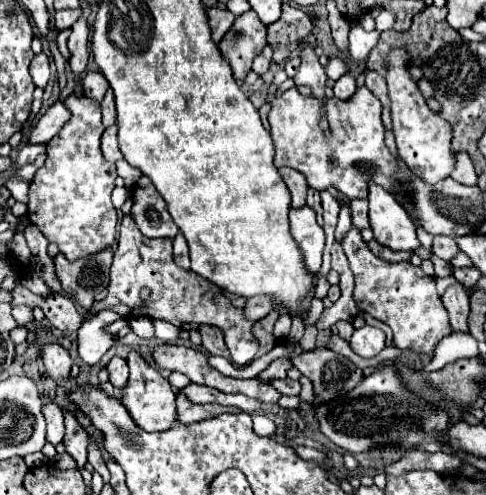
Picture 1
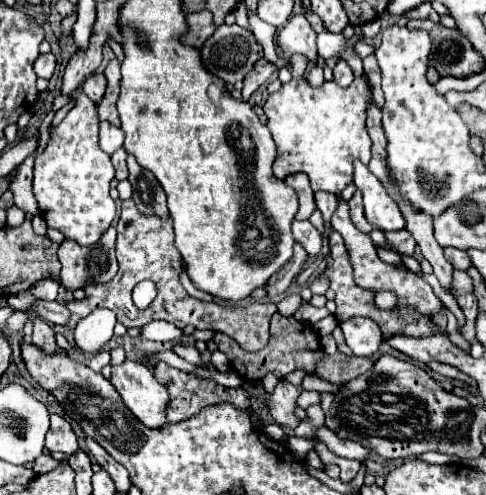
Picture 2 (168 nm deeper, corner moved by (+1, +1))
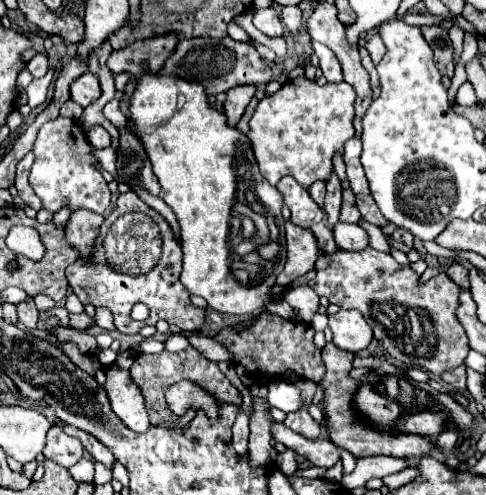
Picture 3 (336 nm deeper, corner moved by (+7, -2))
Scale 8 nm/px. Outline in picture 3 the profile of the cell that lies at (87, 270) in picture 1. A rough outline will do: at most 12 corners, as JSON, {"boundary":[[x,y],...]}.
{"boundary":[[72,212],[66,240],[90,256],[104,216]]}

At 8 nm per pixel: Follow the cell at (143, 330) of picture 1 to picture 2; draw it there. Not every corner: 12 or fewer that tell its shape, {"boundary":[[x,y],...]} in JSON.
{"boundary":[[168,321],[140,327],[140,339],[178,341],[182,331]]}

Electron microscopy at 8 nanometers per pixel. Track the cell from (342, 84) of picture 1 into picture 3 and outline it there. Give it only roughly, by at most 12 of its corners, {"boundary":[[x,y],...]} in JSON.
{"boundary":[[326,44],[312,50],[328,82],[342,82],[340,64]]}

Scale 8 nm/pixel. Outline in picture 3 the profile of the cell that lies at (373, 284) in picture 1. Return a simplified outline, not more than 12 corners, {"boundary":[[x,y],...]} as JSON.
{"boundary":[[336,172],[326,180],[328,226],[340,216],[342,184]]}

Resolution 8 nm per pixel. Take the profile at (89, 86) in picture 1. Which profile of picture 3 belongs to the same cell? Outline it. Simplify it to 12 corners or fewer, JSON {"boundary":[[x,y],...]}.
{"boundary":[[92,72],[70,84],[70,98],[82,108],[100,98],[100,84]]}

